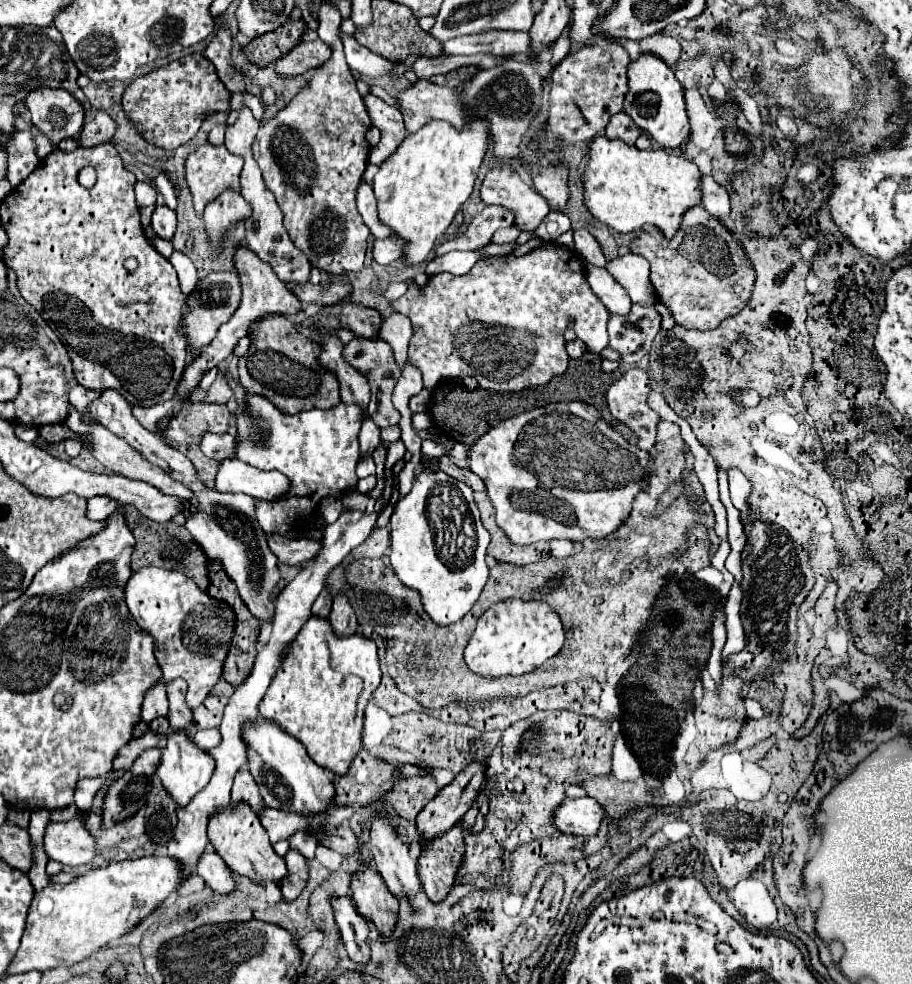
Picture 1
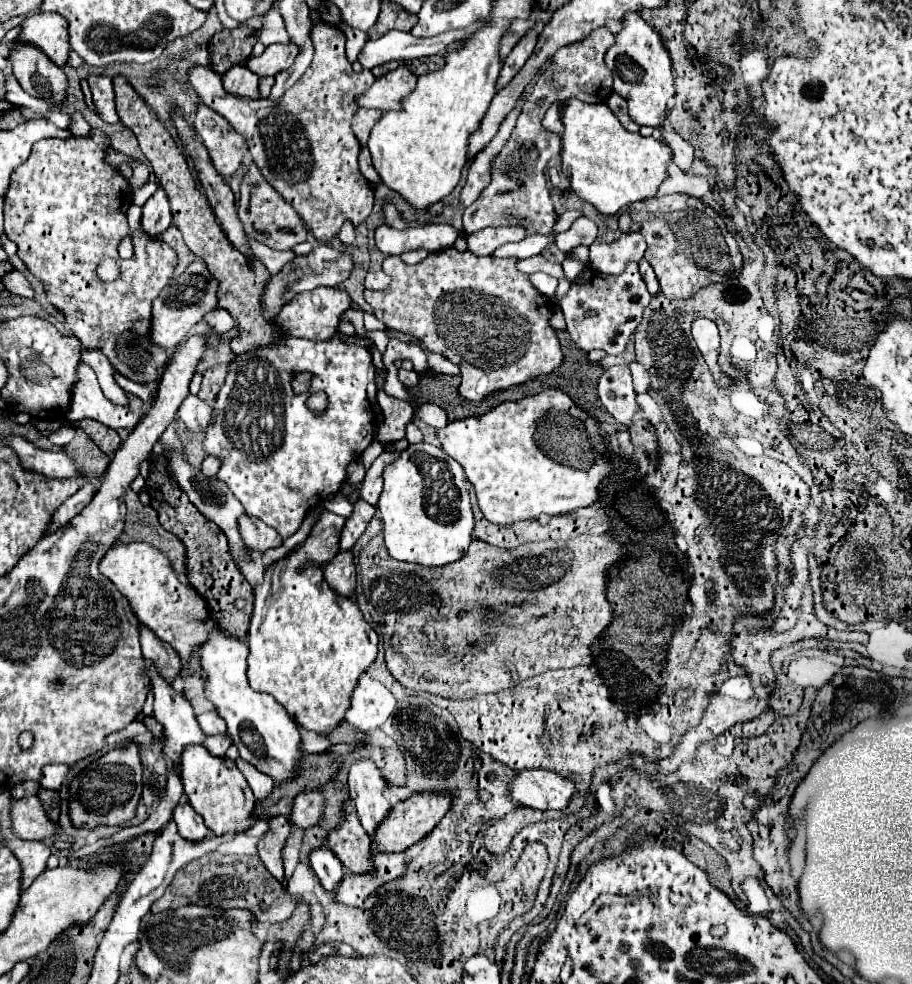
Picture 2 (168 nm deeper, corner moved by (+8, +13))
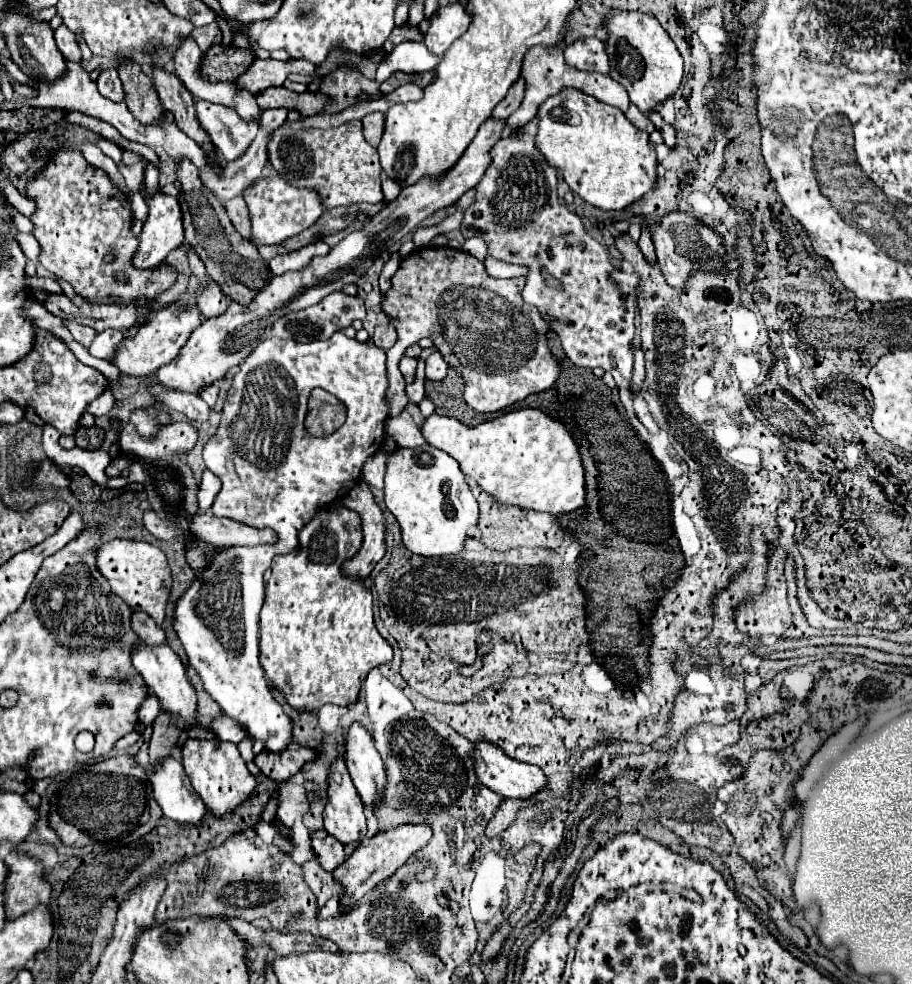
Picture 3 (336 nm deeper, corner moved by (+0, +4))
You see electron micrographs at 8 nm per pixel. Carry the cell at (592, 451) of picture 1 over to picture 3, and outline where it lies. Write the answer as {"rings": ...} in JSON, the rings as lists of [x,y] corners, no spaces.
{"rings":[[[542,409],[510,411],[478,427],[466,427],[454,417],[432,413],[422,423],[422,435],[436,449],[442,449],[454,455],[454,459],[460,463],[460,469],[468,477],[472,477],[486,493],[494,495],[500,503],[514,505],[514,507],[530,507],[536,511],[546,511],[550,515],[568,513],[584,505],[586,485],[584,485],[584,467],[580,461],[578,445],[572,439],[570,431],[560,421],[544,413]]]}

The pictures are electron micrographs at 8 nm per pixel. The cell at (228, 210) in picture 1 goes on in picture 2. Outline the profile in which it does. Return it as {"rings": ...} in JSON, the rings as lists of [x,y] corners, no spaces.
{"rings":[[[202,104],[198,106],[194,128],[206,144],[216,172],[224,180],[228,180],[242,166],[244,154],[248,152],[246,142],[242,140],[242,136],[238,136],[238,132],[230,128],[230,124],[222,116],[210,112],[210,108],[204,108]]]}

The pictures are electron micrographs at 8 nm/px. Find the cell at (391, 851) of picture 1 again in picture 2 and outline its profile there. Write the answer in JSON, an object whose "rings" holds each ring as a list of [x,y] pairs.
{"rings":[[[360,760],[350,768],[348,790],[362,828],[374,840],[376,828],[390,814],[392,804],[384,798],[384,778],[372,760]]]}

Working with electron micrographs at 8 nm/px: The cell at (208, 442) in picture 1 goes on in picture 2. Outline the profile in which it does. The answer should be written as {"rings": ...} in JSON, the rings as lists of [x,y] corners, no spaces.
{"rings":[[[188,394],[186,400],[182,402],[178,416],[192,432],[206,432],[208,426],[212,424],[212,408],[192,394]]]}

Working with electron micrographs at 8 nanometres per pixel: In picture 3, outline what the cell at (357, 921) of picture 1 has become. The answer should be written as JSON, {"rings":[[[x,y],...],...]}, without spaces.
{"rings":[[[318,829],[310,833],[310,839],[320,865],[332,873],[334,865],[338,865],[338,861],[342,861],[344,857],[344,845],[338,839],[334,839],[326,829]]]}

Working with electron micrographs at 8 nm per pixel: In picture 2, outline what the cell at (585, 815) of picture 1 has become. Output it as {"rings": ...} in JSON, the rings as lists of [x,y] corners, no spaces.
{"rings":[[[522,770],[510,788],[512,798],[534,810],[564,810],[576,794],[574,782],[546,770]]]}

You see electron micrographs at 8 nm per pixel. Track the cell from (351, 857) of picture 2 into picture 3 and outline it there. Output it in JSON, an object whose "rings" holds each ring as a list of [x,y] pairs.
{"rings":[[[338,757],[330,765],[328,775],[328,803],[324,807],[324,829],[338,837],[344,845],[366,839],[364,803],[348,775],[344,759]]]}

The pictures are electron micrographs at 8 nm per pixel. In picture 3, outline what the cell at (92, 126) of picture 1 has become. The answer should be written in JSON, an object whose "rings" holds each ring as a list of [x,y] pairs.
{"rings":[[[112,67],[112,69],[104,69],[98,77],[98,91],[112,99],[112,101],[124,101],[124,89],[122,89],[122,83],[120,83],[120,77],[118,77],[118,71]]]}

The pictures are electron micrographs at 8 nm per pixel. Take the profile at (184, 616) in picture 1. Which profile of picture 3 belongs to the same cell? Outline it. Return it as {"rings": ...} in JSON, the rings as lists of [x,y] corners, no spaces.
{"rings":[[[112,539],[96,549],[96,567],[118,597],[122,597],[132,609],[148,613],[158,625],[162,625],[166,617],[166,601],[172,579],[168,561],[158,547],[144,541]]]}

